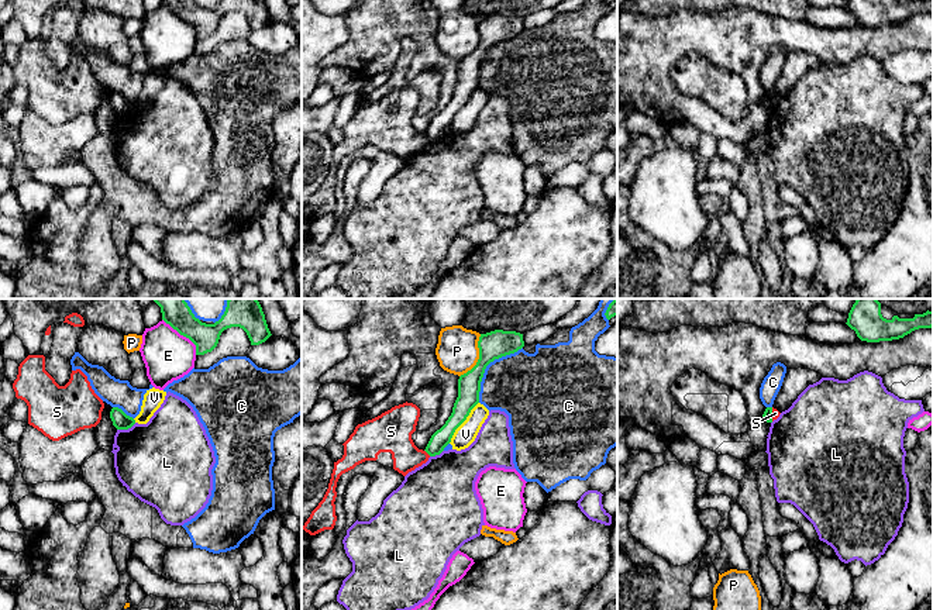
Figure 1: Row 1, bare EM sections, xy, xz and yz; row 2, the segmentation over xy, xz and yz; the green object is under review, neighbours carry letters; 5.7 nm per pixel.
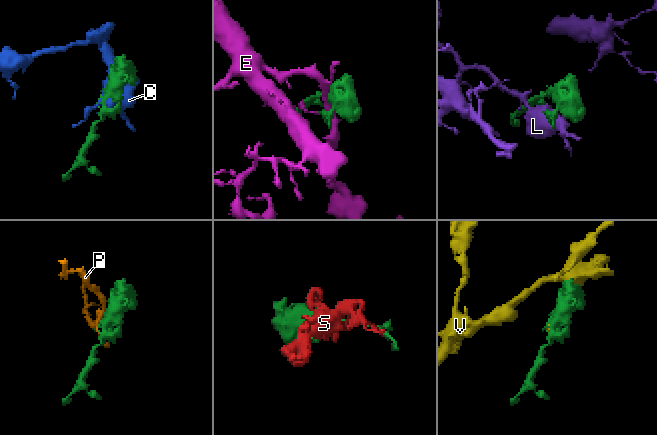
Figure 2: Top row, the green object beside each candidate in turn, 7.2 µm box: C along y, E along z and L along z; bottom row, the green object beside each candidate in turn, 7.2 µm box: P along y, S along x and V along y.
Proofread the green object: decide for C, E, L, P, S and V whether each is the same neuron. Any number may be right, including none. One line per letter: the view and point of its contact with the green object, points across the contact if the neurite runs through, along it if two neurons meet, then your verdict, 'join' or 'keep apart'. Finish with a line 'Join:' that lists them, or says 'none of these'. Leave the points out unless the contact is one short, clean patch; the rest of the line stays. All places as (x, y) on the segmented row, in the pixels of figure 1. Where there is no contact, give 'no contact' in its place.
C: contact xz (486, 365); keep apart
E: contact xy (183, 335); keep apart
L: contact xy (126, 428); border xy (136, 423), (127, 428), (117, 430); keep apart
P: contact xz (479, 357); keep apart
S: contact xz (427, 452); border xz (424, 450), (430, 455); keep apart
V: contact xz (462, 421); keep apart
Join: none of these

